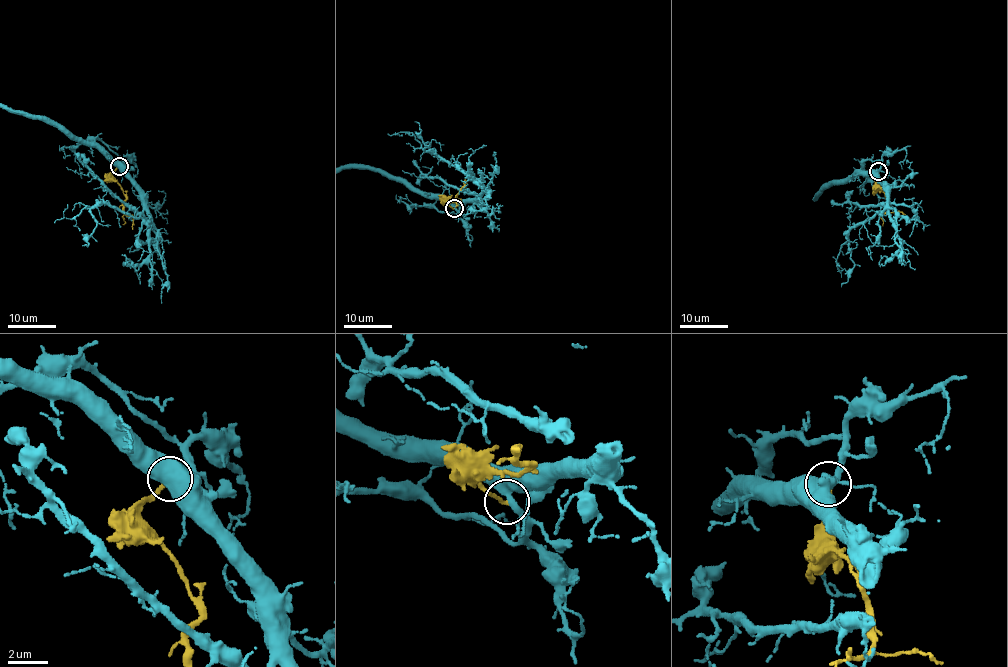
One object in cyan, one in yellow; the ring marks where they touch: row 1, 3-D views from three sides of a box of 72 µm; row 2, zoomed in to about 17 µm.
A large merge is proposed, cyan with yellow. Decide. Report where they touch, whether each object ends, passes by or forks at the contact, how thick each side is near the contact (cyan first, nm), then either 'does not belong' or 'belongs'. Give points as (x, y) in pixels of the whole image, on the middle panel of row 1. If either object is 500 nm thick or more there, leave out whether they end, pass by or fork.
(454, 208) | cyan passes by | yellow ends | 480/170 nm | does not belong

